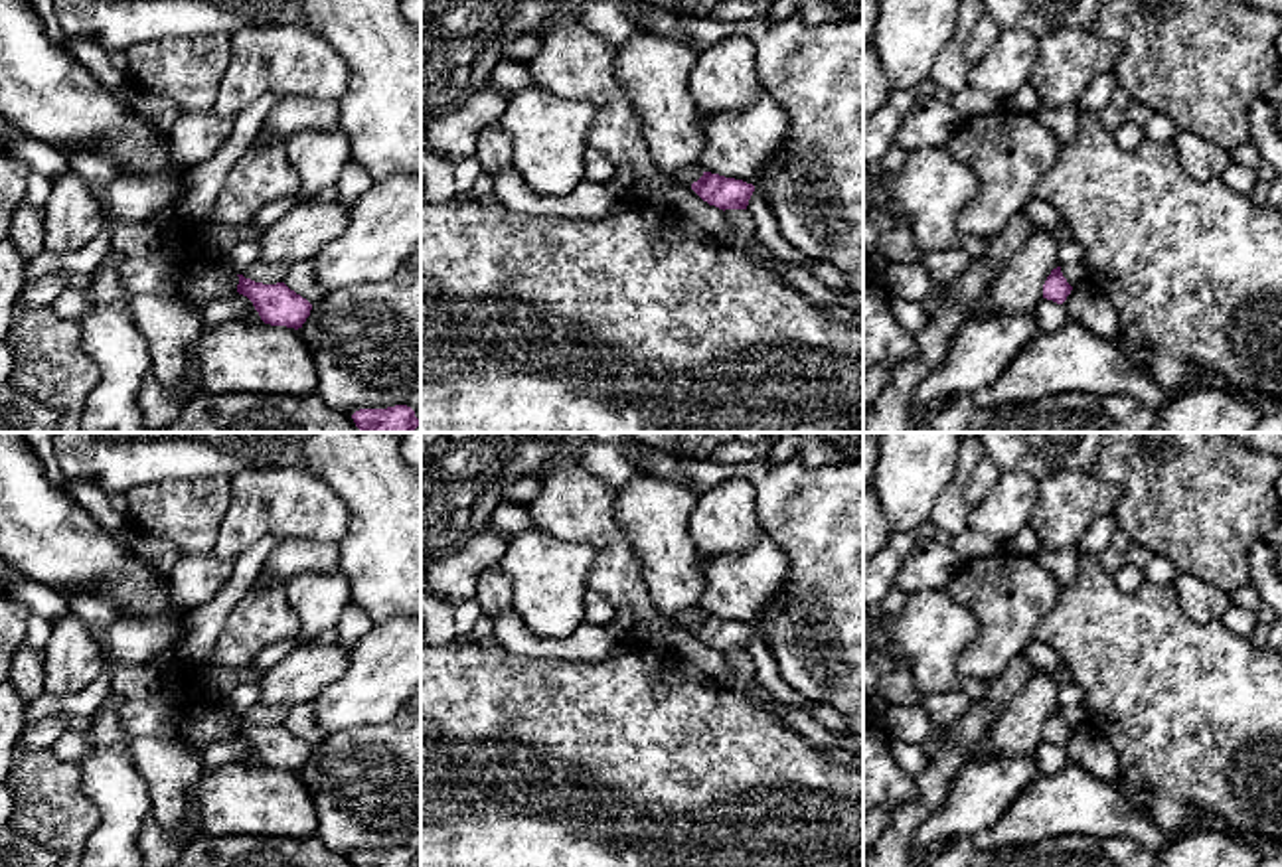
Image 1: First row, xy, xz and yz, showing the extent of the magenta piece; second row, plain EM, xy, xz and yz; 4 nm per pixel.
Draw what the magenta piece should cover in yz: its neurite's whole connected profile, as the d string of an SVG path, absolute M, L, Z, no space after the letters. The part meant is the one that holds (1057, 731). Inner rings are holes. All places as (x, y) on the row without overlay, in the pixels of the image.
M1061 709L1053 711L1043 727L1043 741L1063 747L1071 737L1073 729L1061 715Z

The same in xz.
M703 614L703 618L691 626L691 632L709 648L725 654L747 652L755 628L743 622Z

